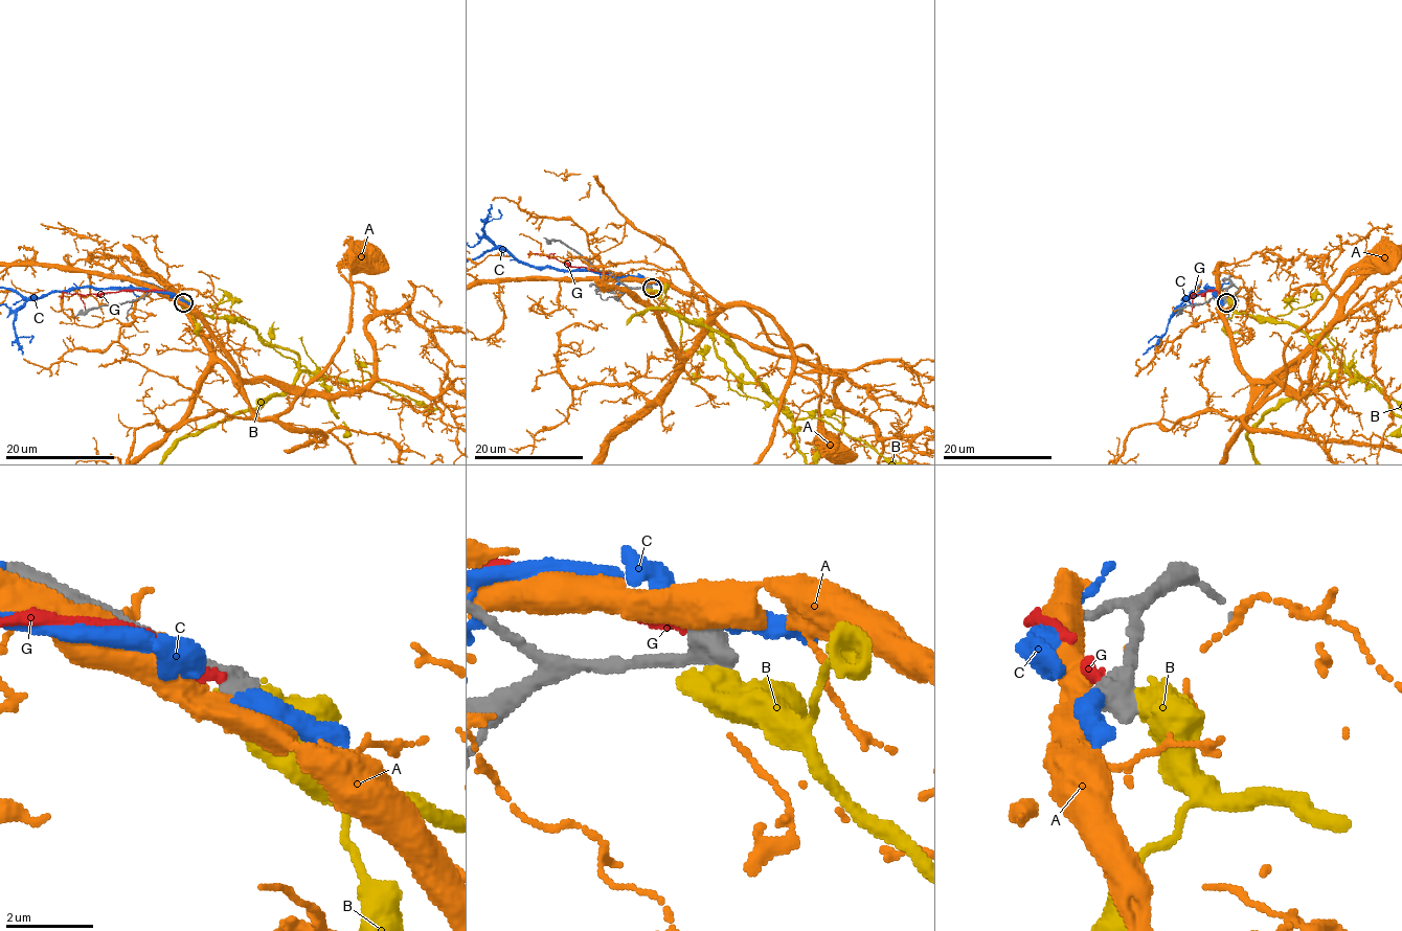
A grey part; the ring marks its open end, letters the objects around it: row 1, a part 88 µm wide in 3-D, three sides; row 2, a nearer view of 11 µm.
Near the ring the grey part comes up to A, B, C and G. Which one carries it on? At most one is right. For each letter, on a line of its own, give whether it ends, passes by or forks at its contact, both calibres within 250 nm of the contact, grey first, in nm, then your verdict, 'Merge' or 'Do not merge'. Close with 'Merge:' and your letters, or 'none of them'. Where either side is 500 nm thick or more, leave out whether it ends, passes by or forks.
A: Thickness 700 nm (grey) against 550 nm. Do not merge
B: Thickness 750 nm (grey) against 750 nm. Do not merge
C: Thickness 700 nm (grey) against 360 nm. Do not merge
G: It ends there. Thickness 480 nm (grey) against 240 nm. Do not merge
Merge: none of them

